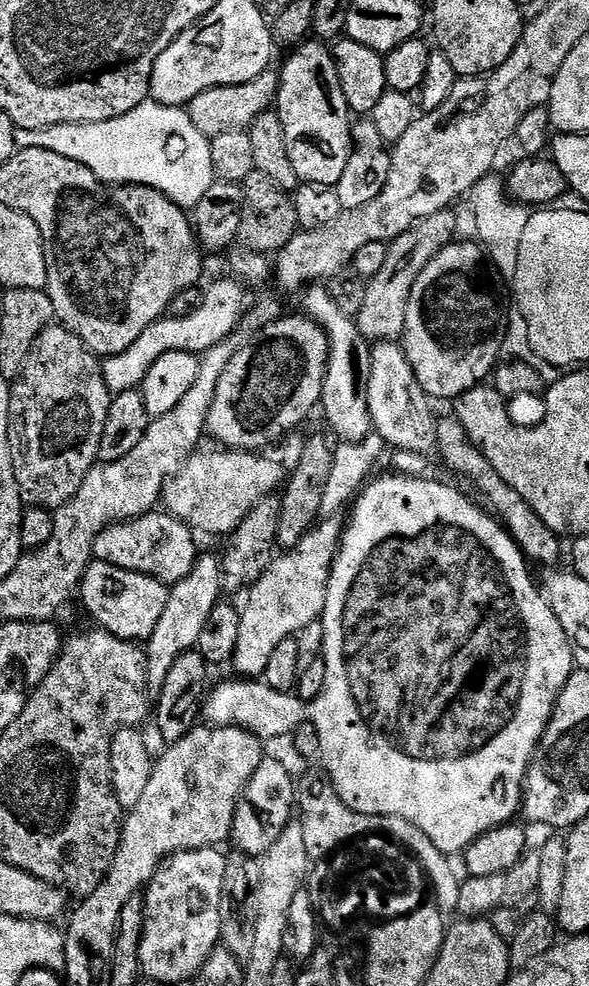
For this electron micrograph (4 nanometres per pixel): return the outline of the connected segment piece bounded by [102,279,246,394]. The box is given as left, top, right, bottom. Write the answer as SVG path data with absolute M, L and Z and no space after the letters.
M235 279L232 280L214 281L205 290L200 305L193 312L188 312L185 316L169 315L167 318L155 320L149 328L142 330L142 335L134 341L134 346L130 346L130 350L122 350L122 354L107 357L102 367L108 391L115 394L139 389L150 366L154 366L154 362L158 362L162 354L171 352L202 354L226 337L233 335L237 331L236 328L241 325L246 305L244 305L243 290L235 284L237 283Z

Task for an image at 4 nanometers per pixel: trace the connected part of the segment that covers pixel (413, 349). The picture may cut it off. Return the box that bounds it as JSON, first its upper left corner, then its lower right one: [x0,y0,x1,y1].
[402,242,506,402]

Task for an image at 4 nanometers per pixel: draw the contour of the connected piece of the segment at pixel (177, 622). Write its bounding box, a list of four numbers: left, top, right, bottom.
[146,555,222,694]

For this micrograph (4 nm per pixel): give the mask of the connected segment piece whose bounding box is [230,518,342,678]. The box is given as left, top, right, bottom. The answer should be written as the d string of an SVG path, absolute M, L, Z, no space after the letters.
M336 518L321 519L296 546L277 555L262 578L247 589L248 601L239 609L238 646L230 661L241 677L263 677L270 654L274 654L282 642L293 639L306 625L313 623L312 612L323 613L328 575L342 535L342 524L338 521Z

